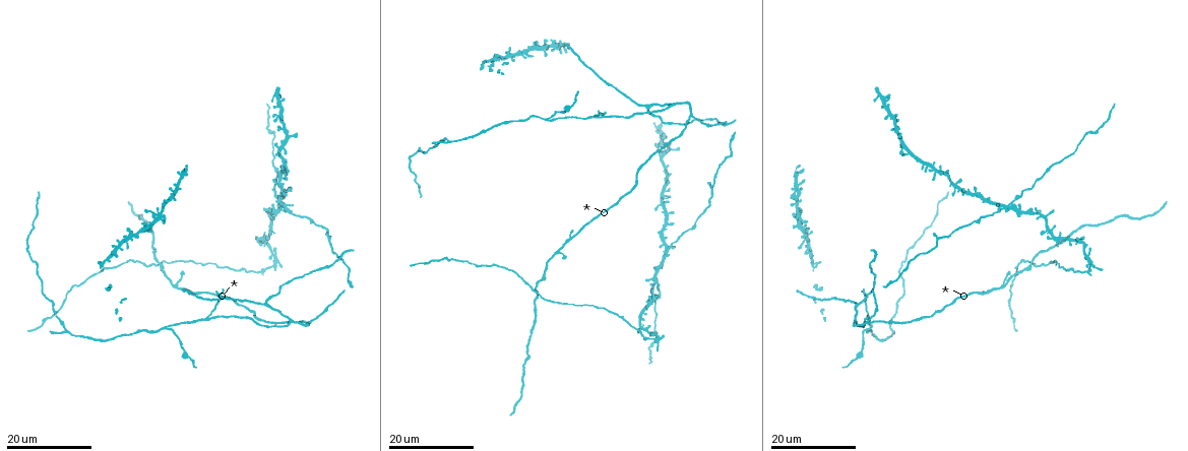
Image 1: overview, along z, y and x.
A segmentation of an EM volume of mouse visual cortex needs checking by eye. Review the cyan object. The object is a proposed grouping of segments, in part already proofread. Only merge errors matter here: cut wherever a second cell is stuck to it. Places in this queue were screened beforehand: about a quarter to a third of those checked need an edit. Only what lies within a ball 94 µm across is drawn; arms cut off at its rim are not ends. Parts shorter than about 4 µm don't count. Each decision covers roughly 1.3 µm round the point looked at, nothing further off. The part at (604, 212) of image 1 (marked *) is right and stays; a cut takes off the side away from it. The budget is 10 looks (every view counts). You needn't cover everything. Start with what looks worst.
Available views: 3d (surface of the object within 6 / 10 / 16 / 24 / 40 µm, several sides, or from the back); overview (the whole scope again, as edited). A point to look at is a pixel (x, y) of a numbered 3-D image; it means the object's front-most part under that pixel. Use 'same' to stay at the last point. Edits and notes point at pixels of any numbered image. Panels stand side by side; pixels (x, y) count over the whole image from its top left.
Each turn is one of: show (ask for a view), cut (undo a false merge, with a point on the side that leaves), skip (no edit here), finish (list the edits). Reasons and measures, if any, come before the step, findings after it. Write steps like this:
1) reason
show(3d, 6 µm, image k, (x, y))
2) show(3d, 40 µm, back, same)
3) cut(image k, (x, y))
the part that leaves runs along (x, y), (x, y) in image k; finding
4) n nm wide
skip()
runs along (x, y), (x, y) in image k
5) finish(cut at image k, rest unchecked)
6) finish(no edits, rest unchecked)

four or more arms meet
show(3d, 16 µm, image 1, (285, 208))

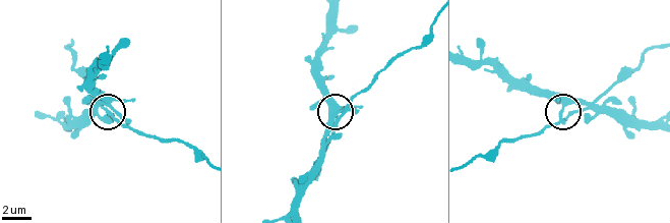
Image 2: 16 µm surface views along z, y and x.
show(3d, 6 µm, image 2, (111, 104))

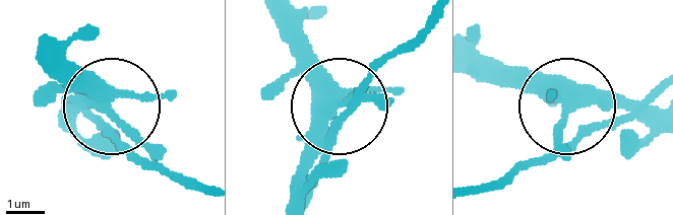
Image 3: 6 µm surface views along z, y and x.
340 nm wide
skip()
one cell here

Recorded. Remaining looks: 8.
two arms in line, one across
show(3d, 16 µm, image 1, (548, 118))

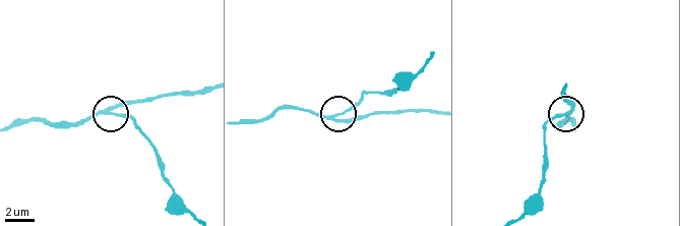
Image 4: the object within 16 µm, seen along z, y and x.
show(3d, 6 µm, image 4, (111, 112))

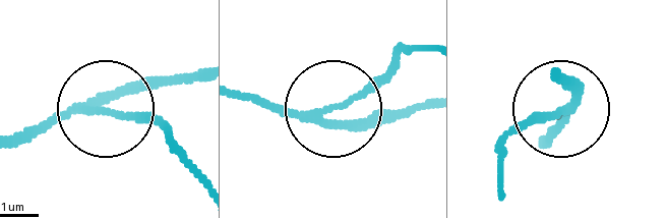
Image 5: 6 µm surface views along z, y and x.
side arm 15 µm
cut(image 5, (136, 122))
the part that leaves runs along (84, 105), (159, 124), (197, 183) in image 5; a second cell is stuck on

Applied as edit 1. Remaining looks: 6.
see it whole again
show(overview)

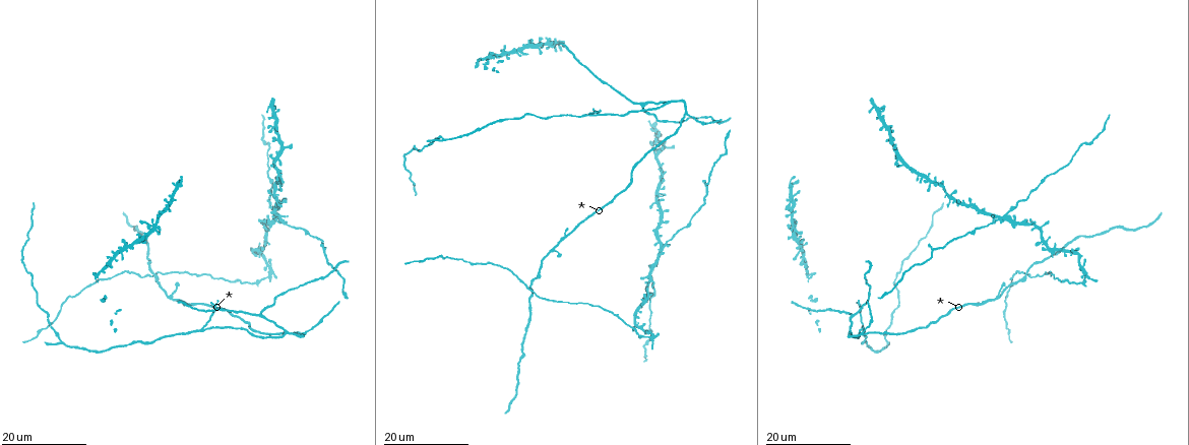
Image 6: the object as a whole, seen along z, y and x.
three-way junction
show(3d, 16 µm, image 6, (267, 275))

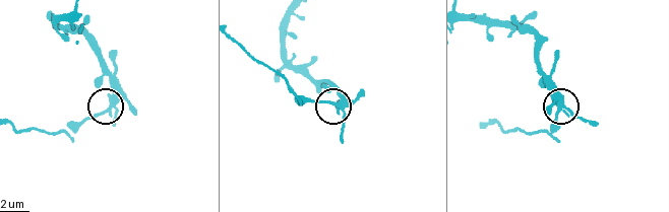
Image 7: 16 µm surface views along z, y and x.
show(3d, 6 µm, image 7, (337, 103))

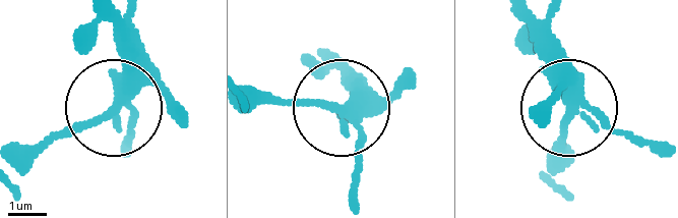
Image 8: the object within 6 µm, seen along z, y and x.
3 arms
skip()
runs along (24, 163), (102, 115), (131, 17) in image 8; continuous, no second cell

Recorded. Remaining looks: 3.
thin arm on a thick one
show(3d, 24 µm, image 6, (641, 108))

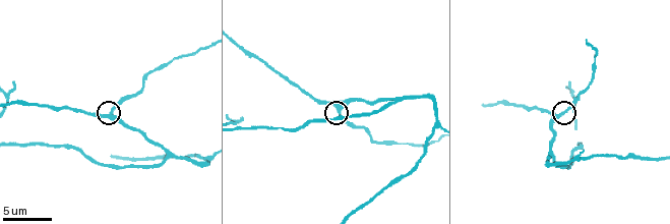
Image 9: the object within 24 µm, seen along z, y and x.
show(3d, 10 µm, image 9, (338, 111))

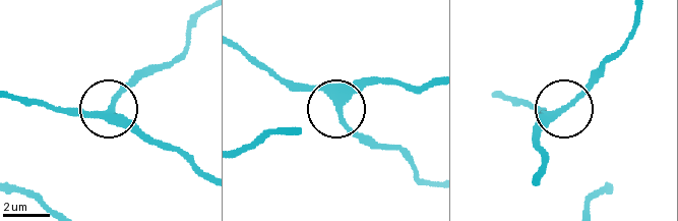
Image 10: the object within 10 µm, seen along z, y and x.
skip()
runs along (532, 182), (541, 163), (540, 133), (600, 76) in image 10; one cell here

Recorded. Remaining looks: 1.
finish(cut at image 5, rest unchecked)

